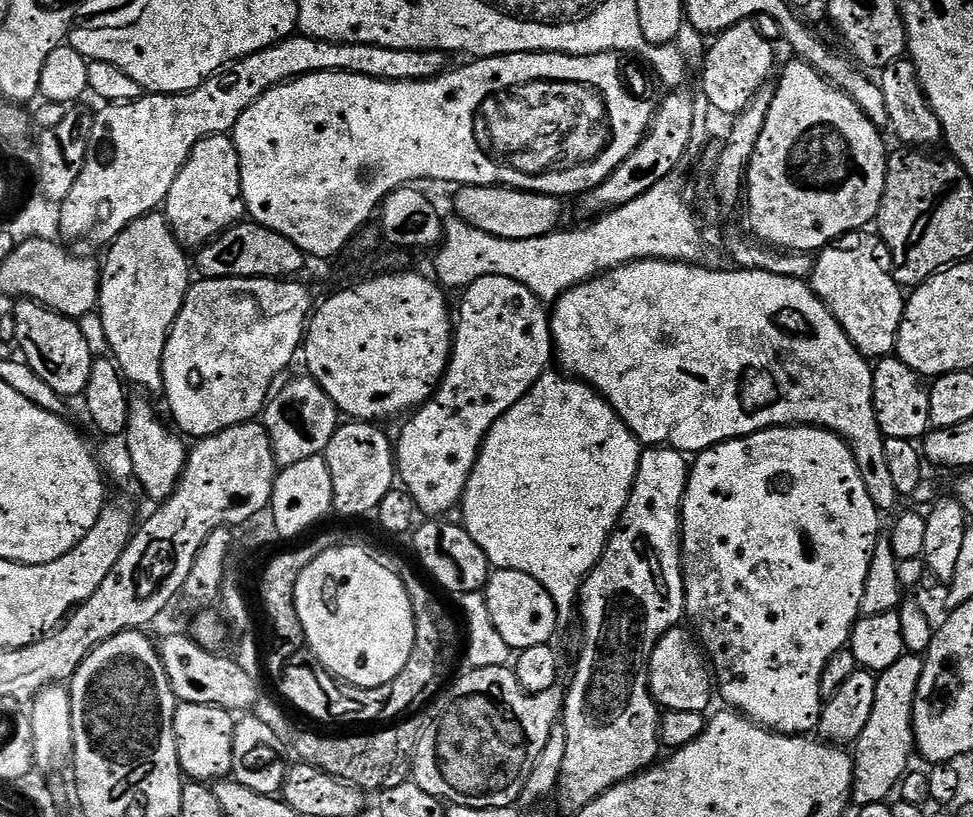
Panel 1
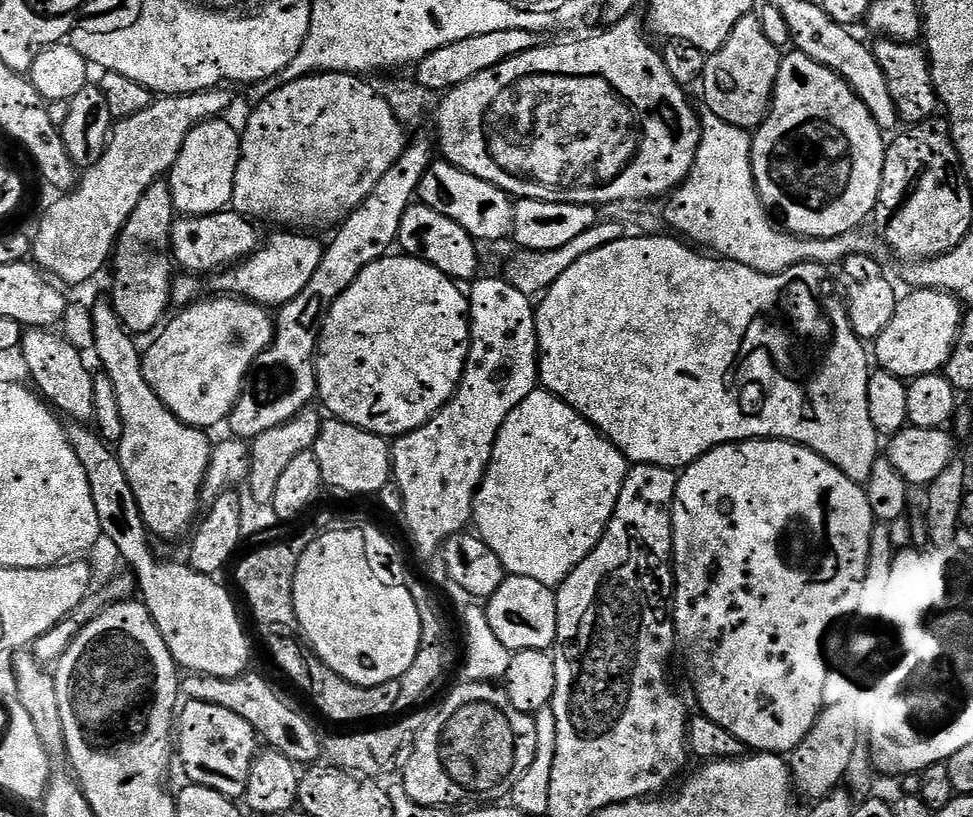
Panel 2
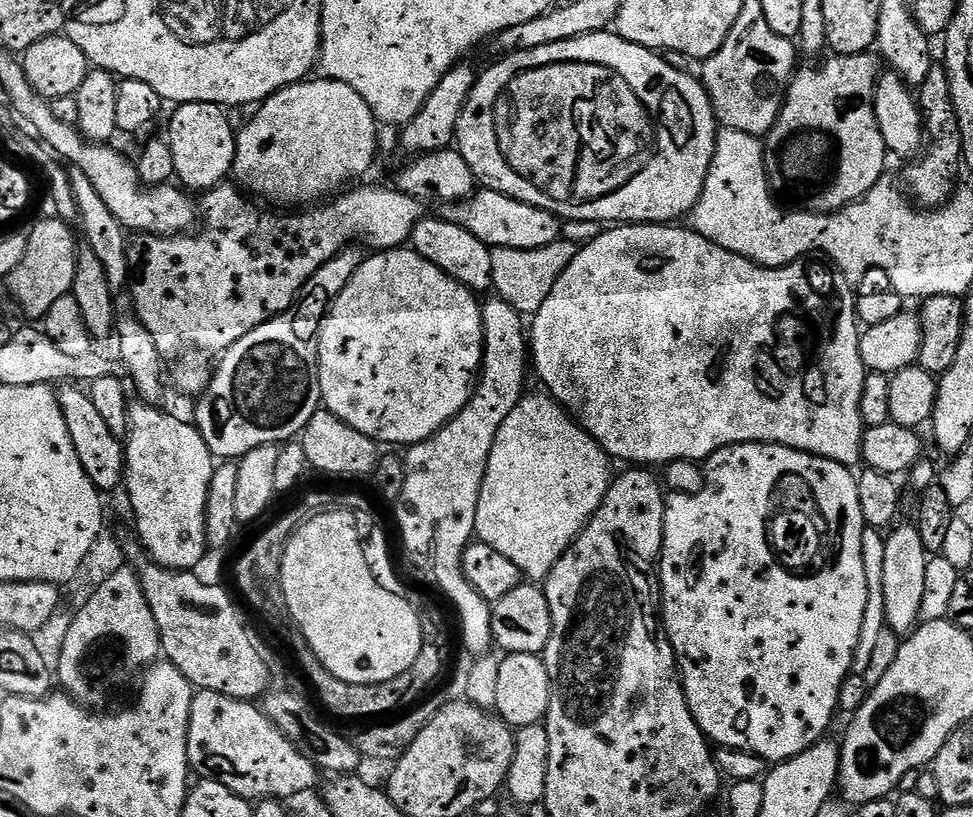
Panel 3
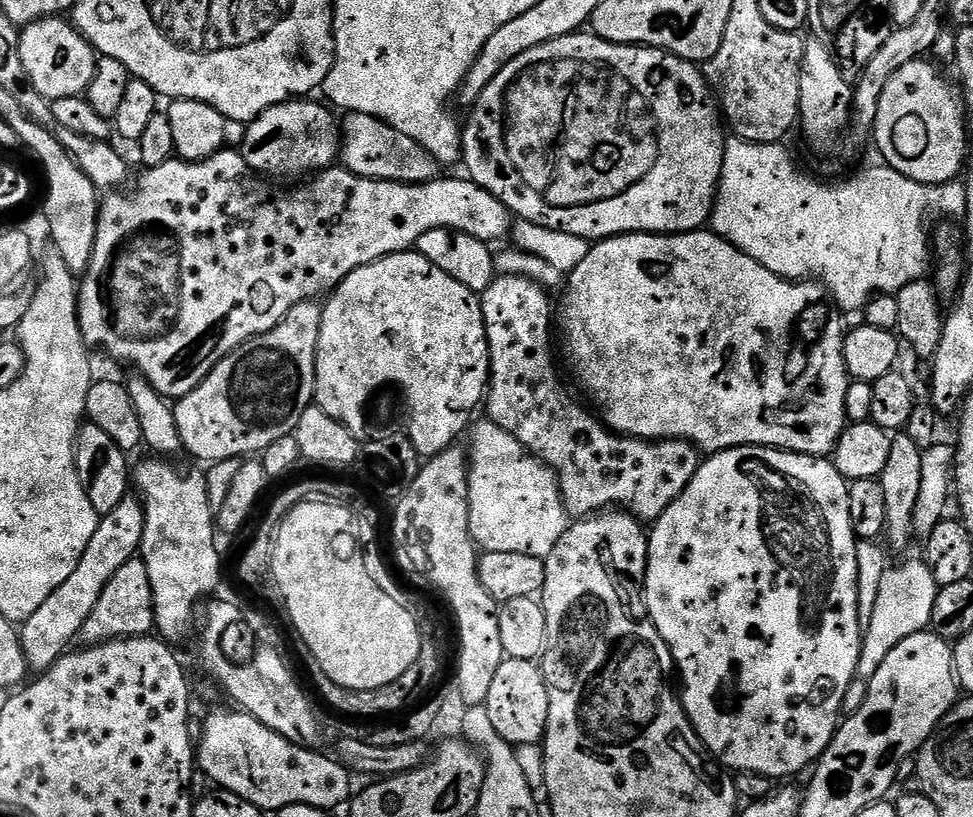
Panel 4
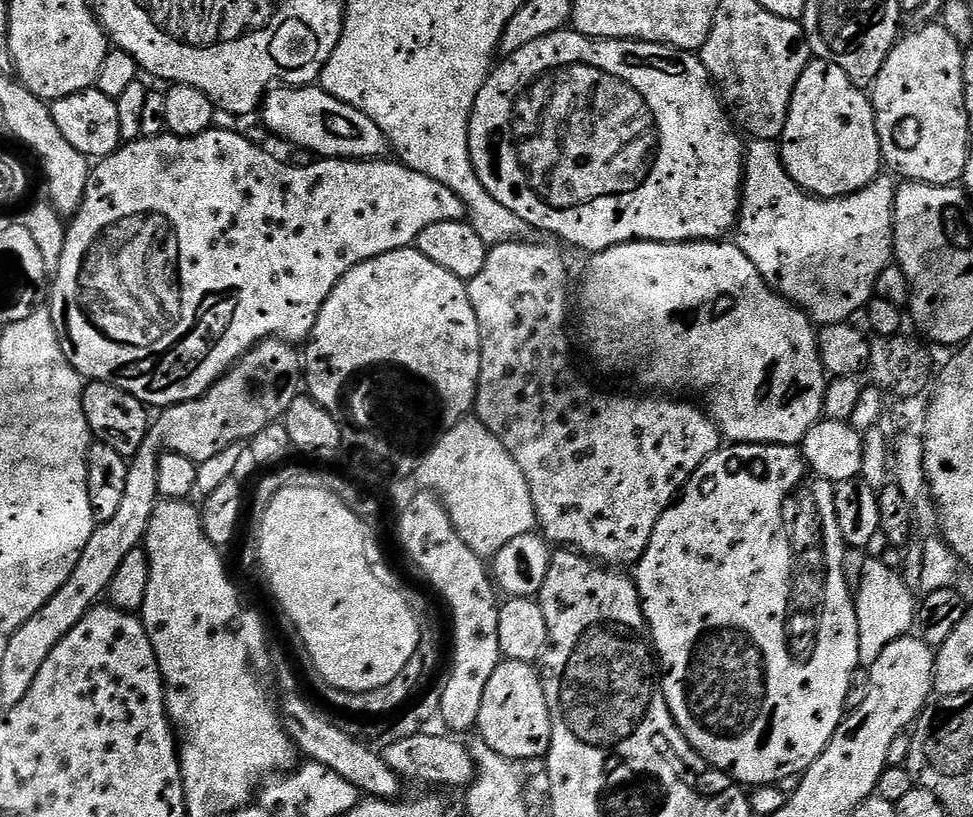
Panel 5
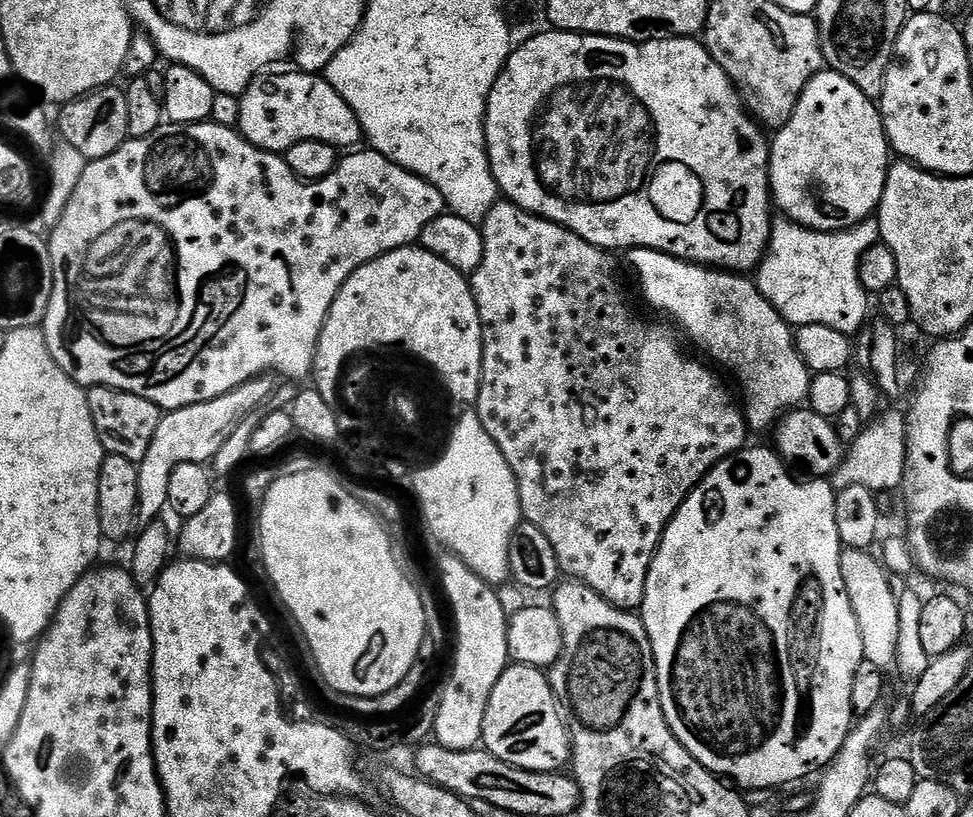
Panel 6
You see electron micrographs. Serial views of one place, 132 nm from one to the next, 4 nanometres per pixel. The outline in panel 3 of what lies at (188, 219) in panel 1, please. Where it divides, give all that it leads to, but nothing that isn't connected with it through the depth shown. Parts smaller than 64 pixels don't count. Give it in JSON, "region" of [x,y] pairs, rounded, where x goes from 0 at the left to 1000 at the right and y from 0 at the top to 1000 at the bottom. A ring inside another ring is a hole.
{"region":[[[208,125],[186,127],[180,136],[173,152],[171,170],[179,188],[184,224],[193,233],[217,233],[231,224],[238,211],[238,200],[243,196],[244,163],[240,157],[238,162],[235,138],[227,129]]]}

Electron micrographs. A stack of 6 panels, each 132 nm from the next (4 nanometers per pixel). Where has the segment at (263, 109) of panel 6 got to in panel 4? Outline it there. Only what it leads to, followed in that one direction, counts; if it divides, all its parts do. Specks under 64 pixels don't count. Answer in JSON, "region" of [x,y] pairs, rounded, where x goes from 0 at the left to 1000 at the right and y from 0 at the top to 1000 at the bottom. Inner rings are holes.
{"region":[[[358,137],[351,147],[351,175],[347,186],[353,204],[366,215],[381,220],[400,220],[410,225],[436,225],[453,214],[454,203],[425,169],[405,159],[395,147],[380,140]]]}

